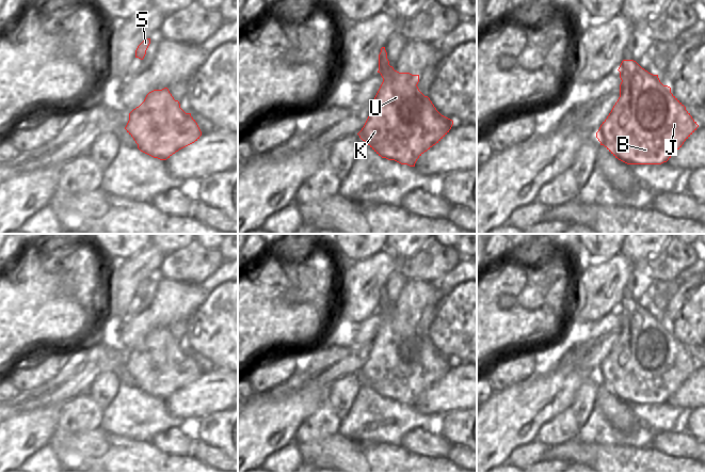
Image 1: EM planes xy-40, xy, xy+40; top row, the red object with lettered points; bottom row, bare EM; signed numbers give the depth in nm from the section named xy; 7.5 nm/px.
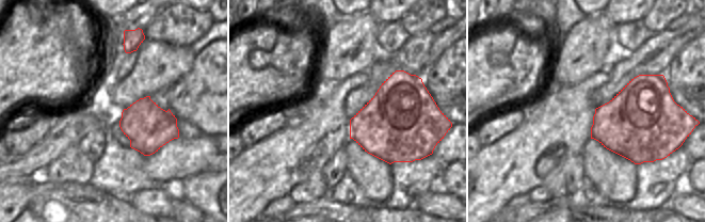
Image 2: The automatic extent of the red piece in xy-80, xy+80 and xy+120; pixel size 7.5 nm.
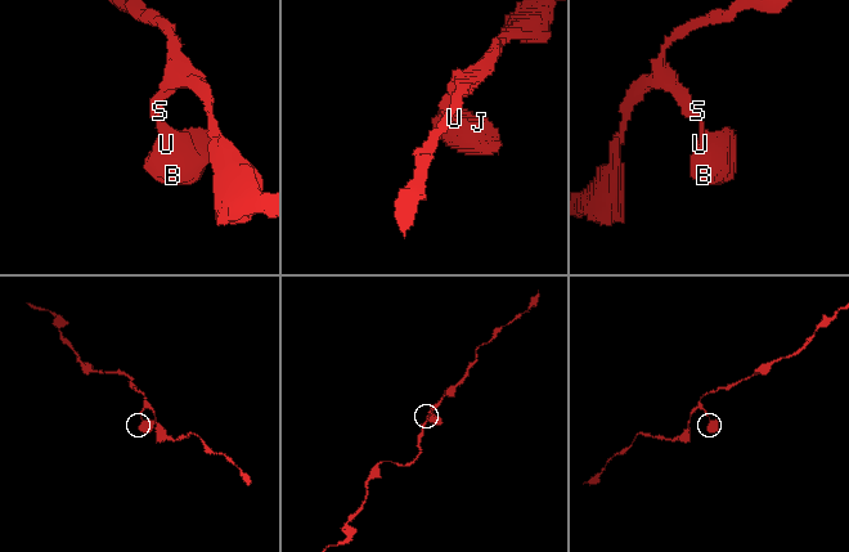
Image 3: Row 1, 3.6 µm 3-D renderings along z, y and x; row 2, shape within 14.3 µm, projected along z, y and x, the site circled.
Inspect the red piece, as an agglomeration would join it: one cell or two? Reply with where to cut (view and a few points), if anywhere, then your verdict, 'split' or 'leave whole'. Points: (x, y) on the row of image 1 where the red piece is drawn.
no cut | leave whole

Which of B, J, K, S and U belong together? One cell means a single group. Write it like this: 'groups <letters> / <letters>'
groups B J K S U

